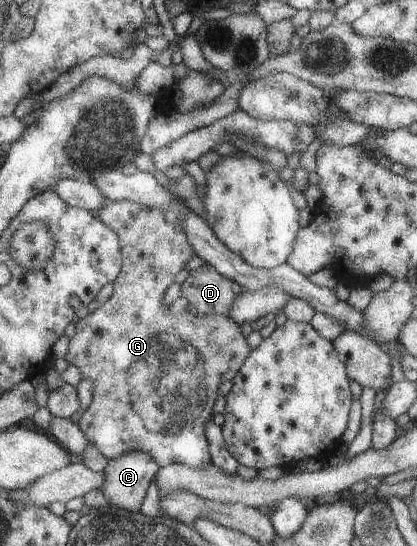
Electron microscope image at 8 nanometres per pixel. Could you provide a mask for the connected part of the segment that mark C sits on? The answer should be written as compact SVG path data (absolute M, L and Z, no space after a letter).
M140 449L110 459L103 470L105 472L105 481L100 488L108 499L108 505L135 513L140 512L141 504L145 500L145 494L149 490L149 484L160 468L161 466L152 458L150 453Z

